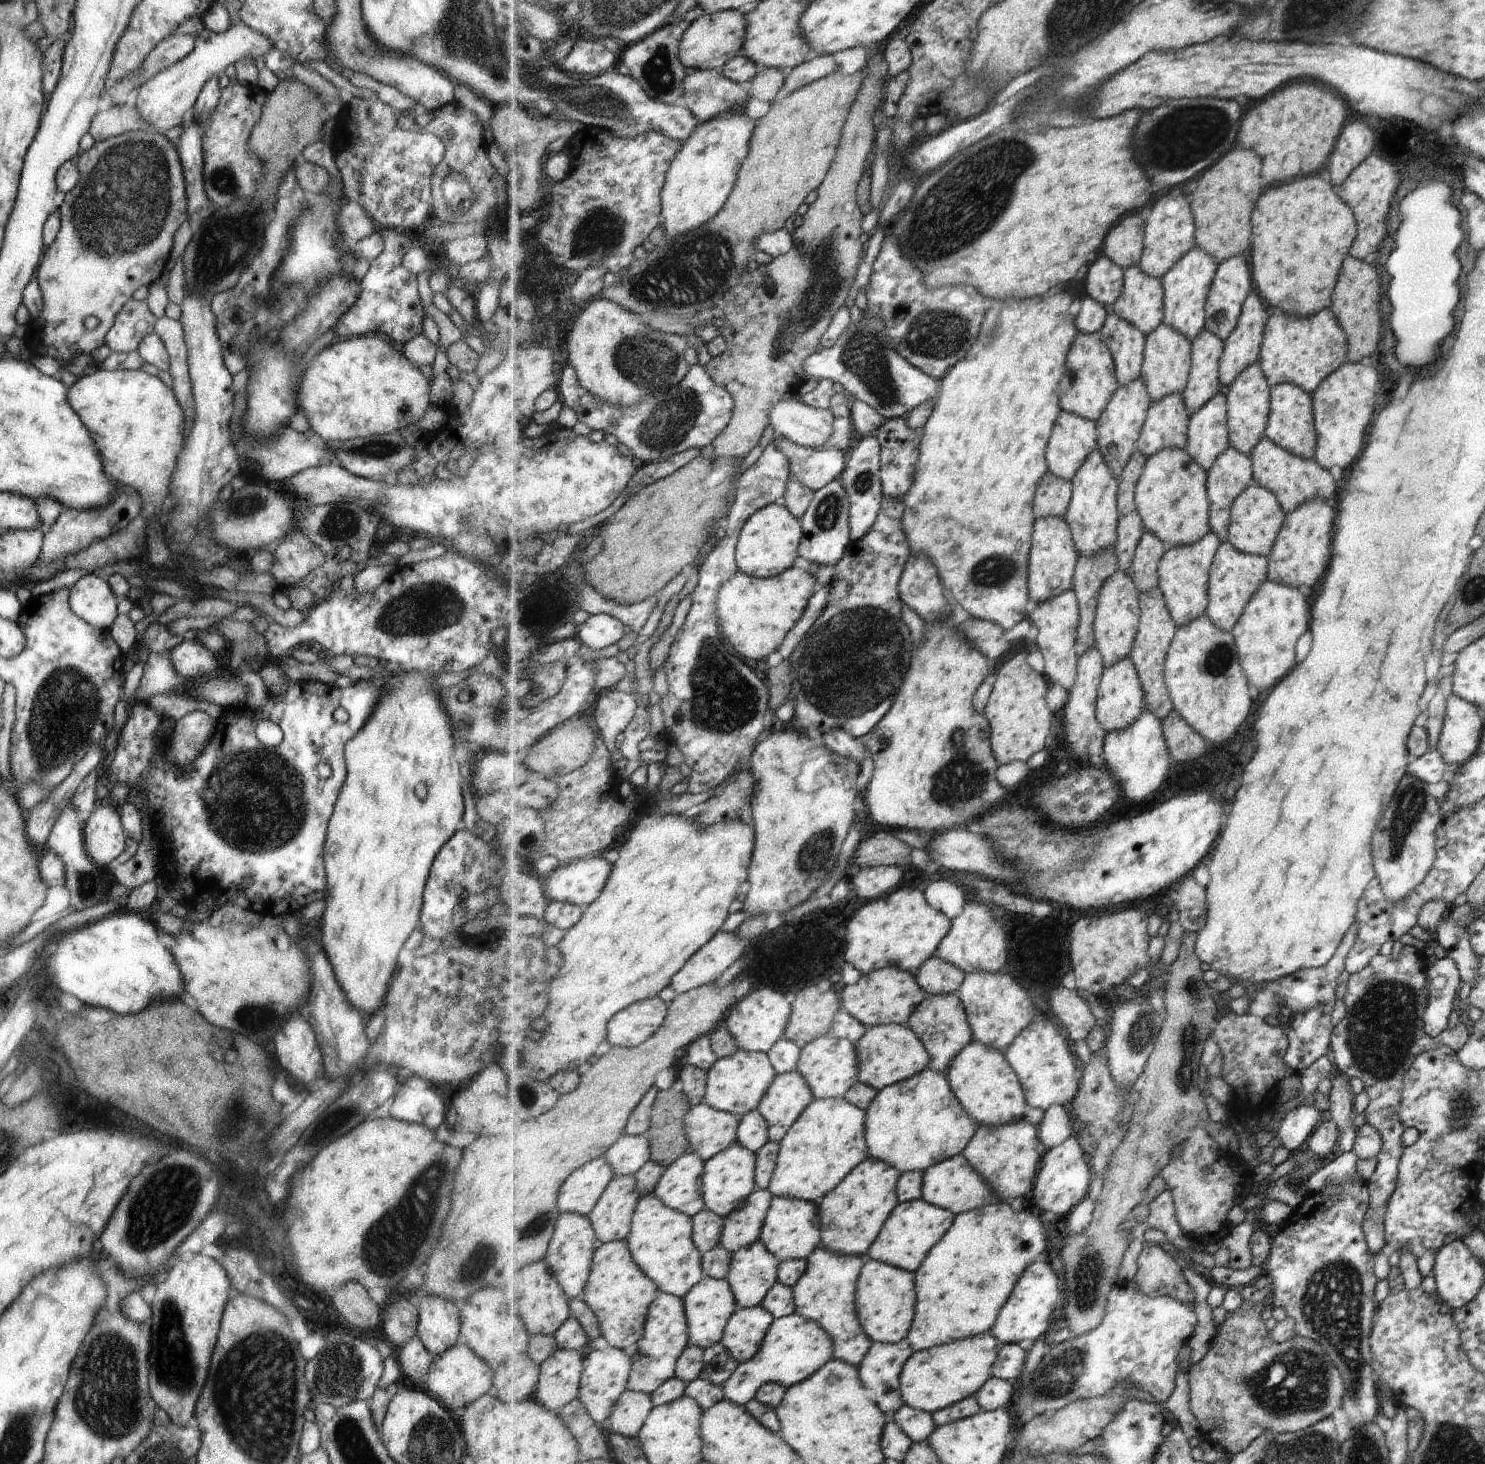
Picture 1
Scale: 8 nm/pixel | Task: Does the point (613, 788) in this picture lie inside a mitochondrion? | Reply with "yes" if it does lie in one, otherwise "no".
no

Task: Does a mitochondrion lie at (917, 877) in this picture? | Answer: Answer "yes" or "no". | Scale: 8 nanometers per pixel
no

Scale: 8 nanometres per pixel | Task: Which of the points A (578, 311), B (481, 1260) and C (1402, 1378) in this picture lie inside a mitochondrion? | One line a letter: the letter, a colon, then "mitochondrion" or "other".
A: other
B: mitochondrion
C: other

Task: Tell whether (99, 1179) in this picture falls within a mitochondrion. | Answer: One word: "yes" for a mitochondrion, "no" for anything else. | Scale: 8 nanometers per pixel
no

